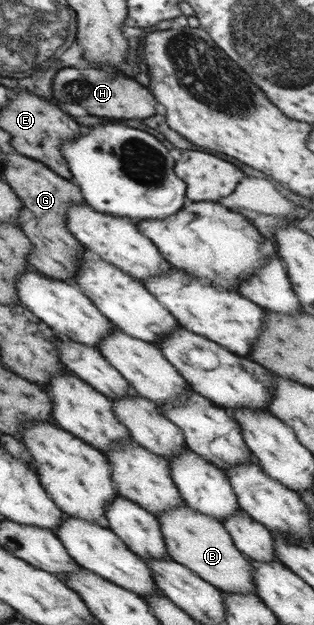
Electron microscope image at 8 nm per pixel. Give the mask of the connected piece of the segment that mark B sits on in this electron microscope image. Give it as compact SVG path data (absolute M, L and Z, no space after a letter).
M179 504L176 508L159 512L155 516L171 560L188 567L221 592L256 595L250 560L235 547L221 521L194 510L187 504Z

